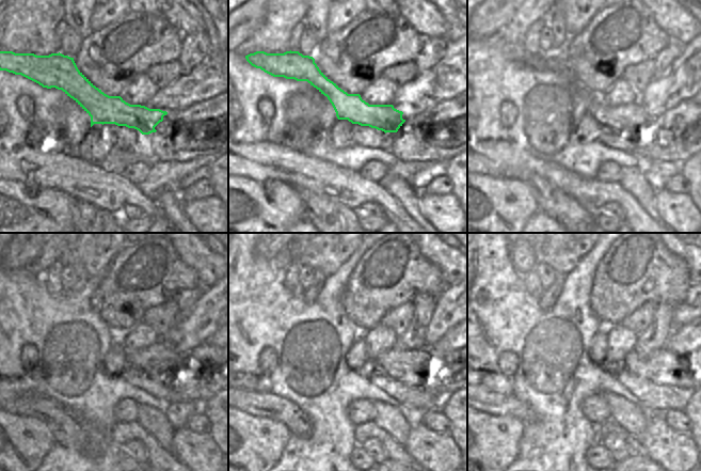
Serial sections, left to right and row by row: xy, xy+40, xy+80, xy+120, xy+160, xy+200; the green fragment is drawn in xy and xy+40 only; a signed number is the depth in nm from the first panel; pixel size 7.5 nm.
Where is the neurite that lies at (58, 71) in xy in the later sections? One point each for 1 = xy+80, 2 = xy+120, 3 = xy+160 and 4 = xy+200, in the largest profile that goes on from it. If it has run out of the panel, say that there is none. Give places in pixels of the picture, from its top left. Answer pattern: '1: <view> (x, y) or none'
1: xy+80 (627, 119)
2: xy+120 (158, 359)
3: xy+160 (397, 362)
4: xy+200 (658, 362)

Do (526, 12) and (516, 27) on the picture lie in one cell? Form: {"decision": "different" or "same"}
{"decision": "same"}

